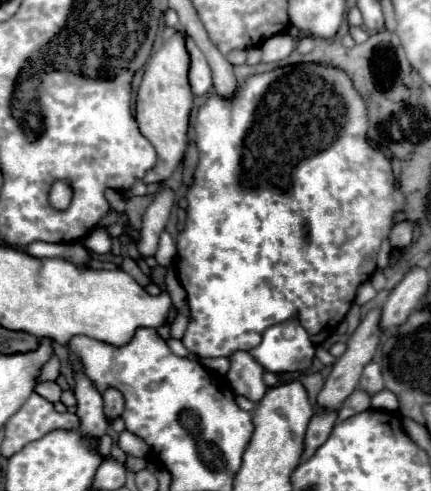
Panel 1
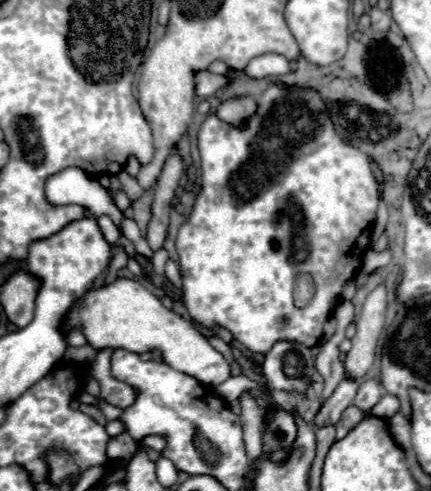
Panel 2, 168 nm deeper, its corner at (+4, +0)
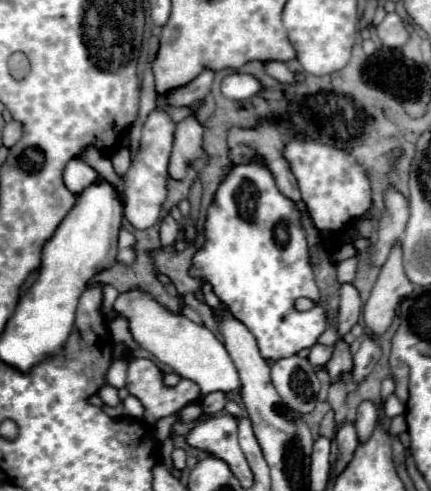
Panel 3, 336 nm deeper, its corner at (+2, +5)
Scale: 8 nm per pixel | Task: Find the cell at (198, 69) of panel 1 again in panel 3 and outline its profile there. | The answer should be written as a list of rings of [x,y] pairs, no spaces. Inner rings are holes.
[[[232,72],[222,80],[222,94],[230,100],[248,100],[262,92],[262,82],[252,74]]]

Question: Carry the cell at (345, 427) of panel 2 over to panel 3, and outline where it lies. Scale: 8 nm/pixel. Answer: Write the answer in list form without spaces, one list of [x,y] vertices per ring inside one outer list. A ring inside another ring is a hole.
[[[342,424],[342,428],[338,430],[338,436],[336,436],[336,442],[338,442],[336,472],[340,474],[350,464],[350,458],[352,458],[356,446],[358,446],[358,438],[356,438],[354,424]]]

